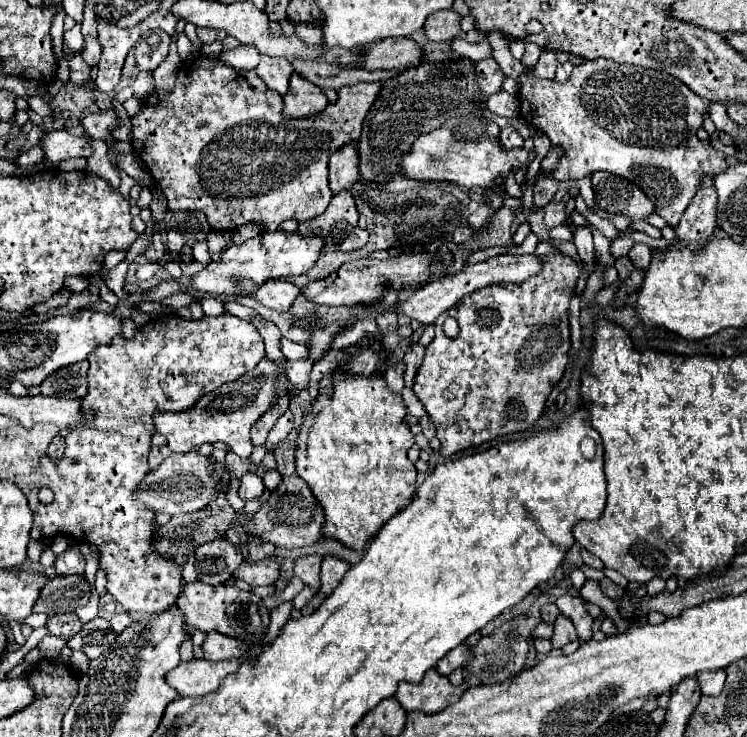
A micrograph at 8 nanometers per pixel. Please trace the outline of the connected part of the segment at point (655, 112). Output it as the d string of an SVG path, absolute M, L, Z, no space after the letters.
M596 58L576 66L570 80L564 84L554 80L538 80L532 76L520 76L518 84L521 116L527 118L528 109L532 115L531 125L546 132L552 144L560 144L564 148L564 156L558 168L552 172L552 176L560 182L578 180L598 170L624 176L640 186L656 206L654 212L674 226L694 198L694 192L698 192L702 176L712 178L728 168L726 156L712 144L702 144L696 136L696 130L702 126L702 112L706 108L704 100L666 72Z

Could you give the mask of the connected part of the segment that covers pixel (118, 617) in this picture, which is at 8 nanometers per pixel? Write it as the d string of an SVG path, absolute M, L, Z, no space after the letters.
M120 612L120 614L112 614L110 616L110 628L118 634L118 632L122 632L122 628L128 628L128 624L132 624L132 622L136 622L130 614L126 614L126 612Z

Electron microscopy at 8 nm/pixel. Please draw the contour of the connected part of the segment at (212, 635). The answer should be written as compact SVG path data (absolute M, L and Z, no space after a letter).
M208 632L202 644L202 652L206 660L230 660L242 658L248 650L248 644L242 640L234 640L230 636L222 636L220 632Z

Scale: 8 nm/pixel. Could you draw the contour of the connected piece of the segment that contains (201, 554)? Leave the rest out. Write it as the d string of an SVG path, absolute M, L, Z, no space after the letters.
M226 538L212 540L210 544L202 544L196 548L194 566L198 580L210 586L224 584L240 564L242 564L242 552Z

